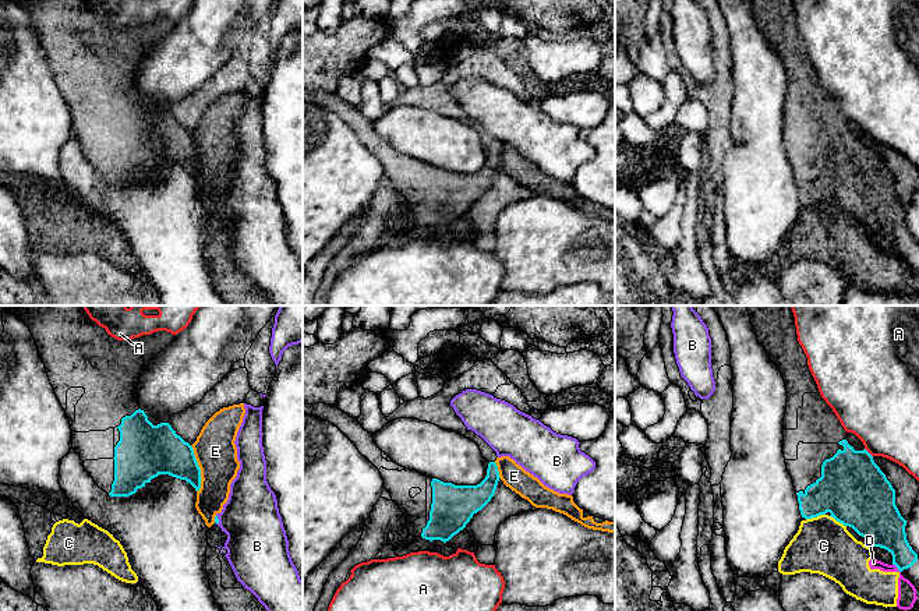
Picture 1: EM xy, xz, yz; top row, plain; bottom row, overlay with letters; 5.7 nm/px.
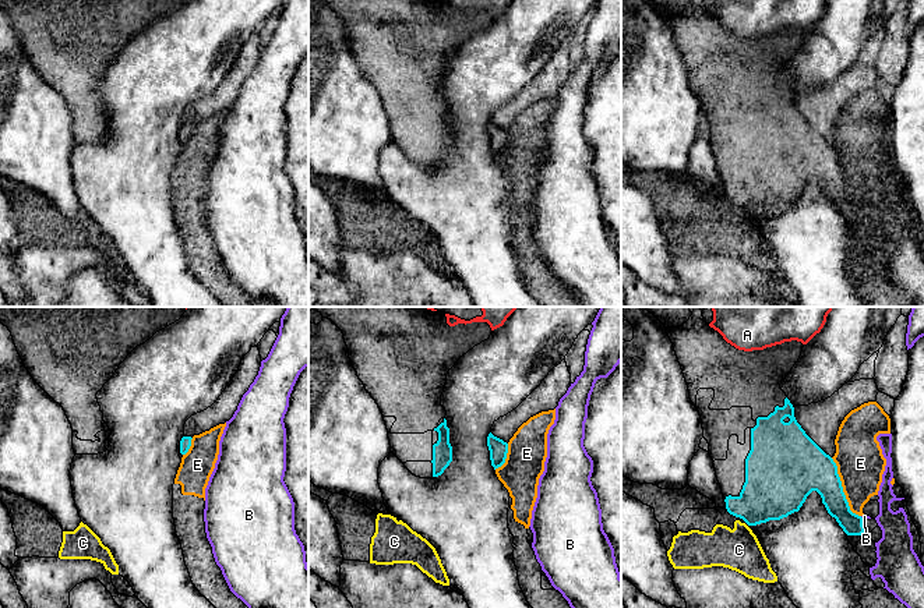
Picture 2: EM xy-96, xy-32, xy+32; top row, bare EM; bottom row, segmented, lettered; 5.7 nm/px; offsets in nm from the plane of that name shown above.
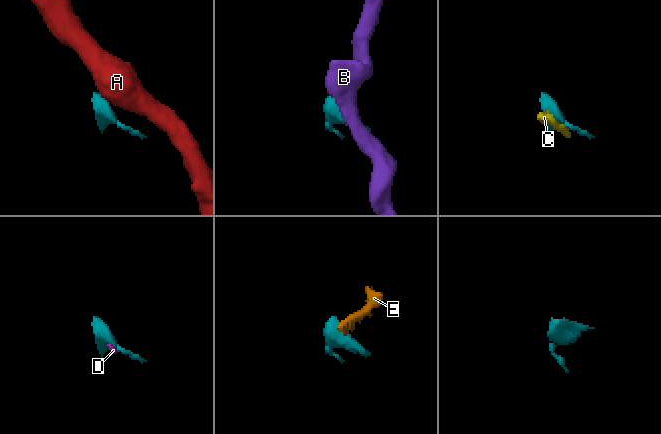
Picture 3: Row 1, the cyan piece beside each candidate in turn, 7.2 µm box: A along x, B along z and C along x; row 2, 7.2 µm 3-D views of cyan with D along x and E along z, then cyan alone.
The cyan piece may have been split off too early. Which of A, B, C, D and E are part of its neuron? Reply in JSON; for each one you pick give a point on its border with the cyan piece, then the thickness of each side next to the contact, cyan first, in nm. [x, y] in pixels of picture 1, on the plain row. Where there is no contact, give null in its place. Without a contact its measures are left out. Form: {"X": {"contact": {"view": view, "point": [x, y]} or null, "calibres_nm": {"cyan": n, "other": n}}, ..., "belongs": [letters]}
{"belongs": []}

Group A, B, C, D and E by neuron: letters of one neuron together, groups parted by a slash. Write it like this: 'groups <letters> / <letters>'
groups A / B / C D / E

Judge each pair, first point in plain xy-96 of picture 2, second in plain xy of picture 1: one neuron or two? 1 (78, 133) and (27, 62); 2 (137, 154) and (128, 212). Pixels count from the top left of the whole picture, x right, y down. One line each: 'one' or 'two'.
1: two
2: one

